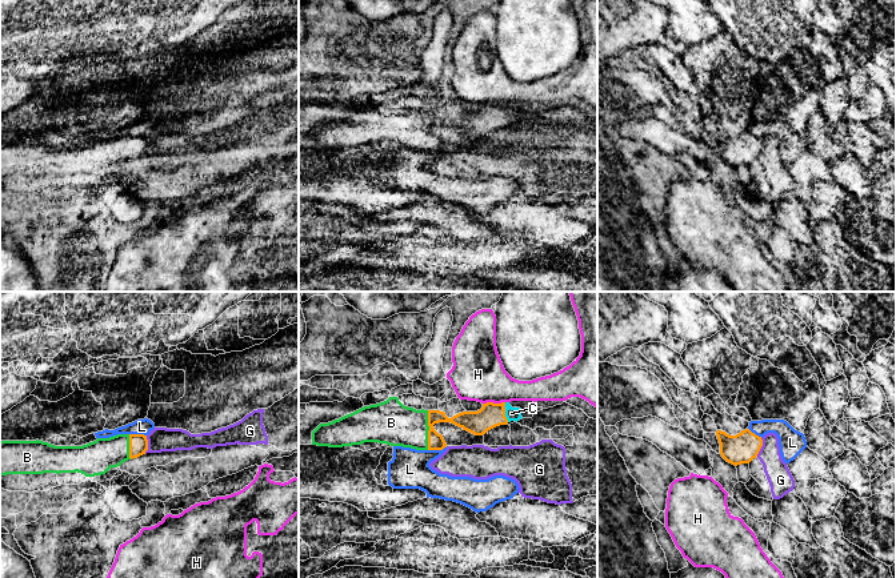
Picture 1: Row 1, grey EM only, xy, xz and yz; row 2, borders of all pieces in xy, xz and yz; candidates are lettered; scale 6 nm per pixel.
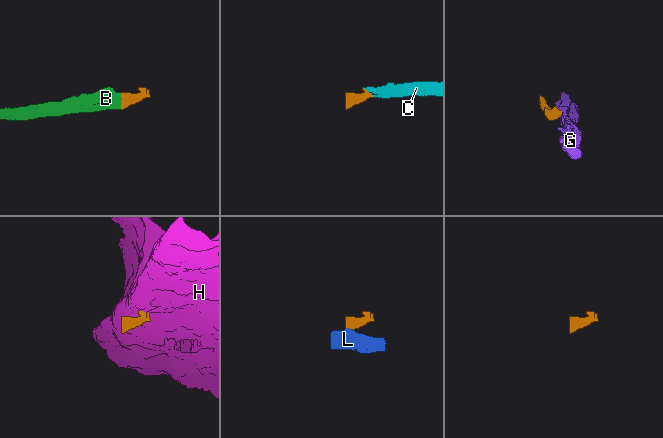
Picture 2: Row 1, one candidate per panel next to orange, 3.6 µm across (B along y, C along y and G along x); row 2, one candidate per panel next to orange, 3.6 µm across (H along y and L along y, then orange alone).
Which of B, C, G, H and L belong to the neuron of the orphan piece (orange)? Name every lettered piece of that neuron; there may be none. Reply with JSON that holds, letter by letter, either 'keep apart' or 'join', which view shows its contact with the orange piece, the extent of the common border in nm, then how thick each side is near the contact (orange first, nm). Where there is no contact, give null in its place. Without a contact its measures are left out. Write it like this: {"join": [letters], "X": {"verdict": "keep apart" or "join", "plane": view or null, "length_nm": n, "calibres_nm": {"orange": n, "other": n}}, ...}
{"join": ["B", "C"], "B": {"verdict": "join", "plane": "xz", "length_nm": 240, "calibres_nm": {"orange": 110, "other": 260}}, "C": {"verdict": "join", "plane": "xz", "length_nm": 80, "calibres_nm": {"orange": 150, "other": 80}}, "G": {"verdict": "keep apart", "plane": "xy", "length_nm": 110, "calibres_nm": {"orange": 110, "other": 140}}, "H": {"verdict": "keep apart", "plane": "xz", "length_nm": 140, "calibres_nm": {"orange": 150, "other": 320}}, "L": {"verdict": "keep apart", "plane": "xz", "length_nm": 120, "calibres_nm": {"orange": 110, "other": 240}}}

